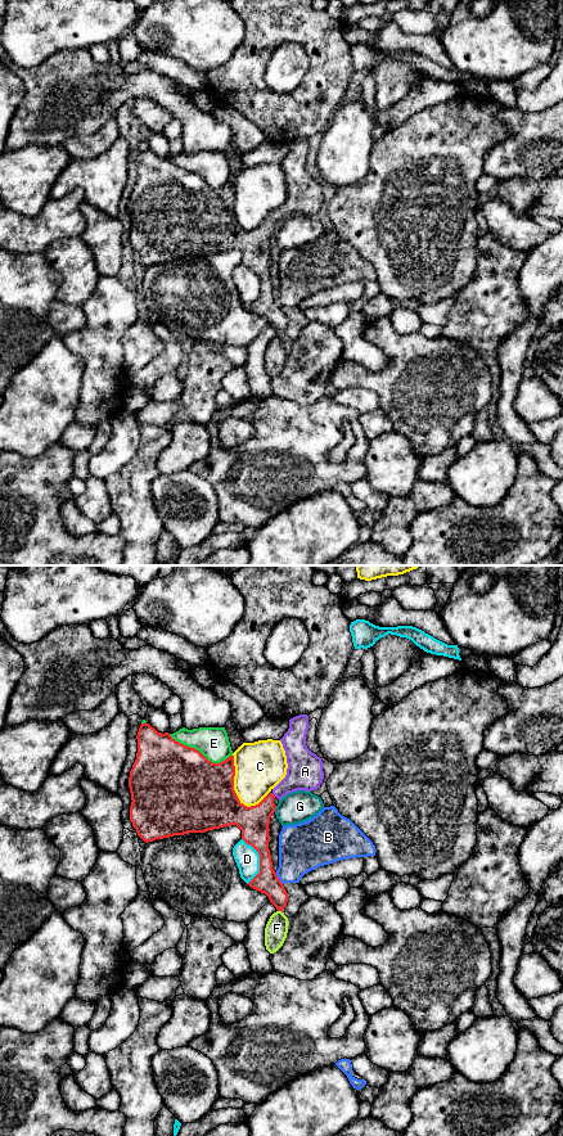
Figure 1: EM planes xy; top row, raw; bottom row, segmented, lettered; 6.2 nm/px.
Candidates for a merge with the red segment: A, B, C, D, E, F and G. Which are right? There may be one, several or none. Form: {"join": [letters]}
{"join": ["A"]}

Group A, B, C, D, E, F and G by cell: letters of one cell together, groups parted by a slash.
A / B / C / D / E / F / G

